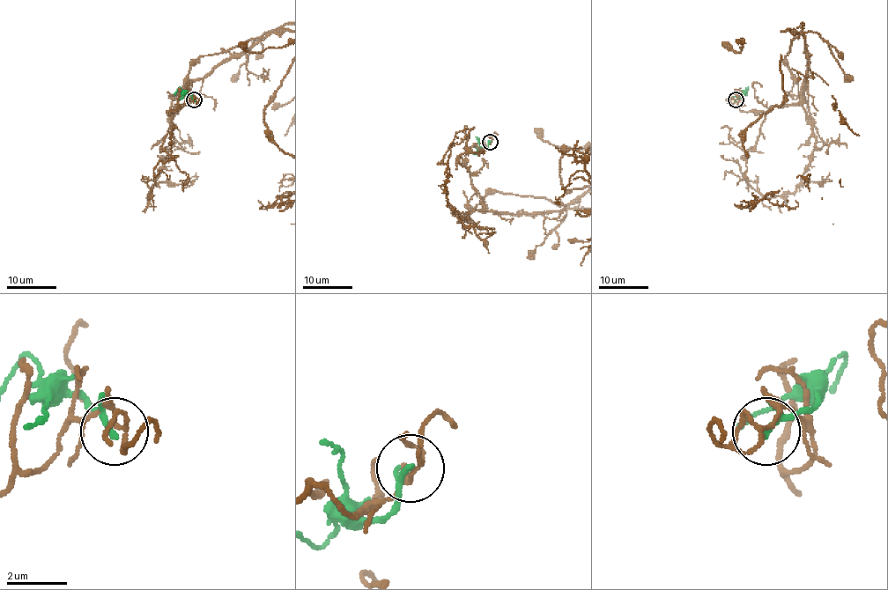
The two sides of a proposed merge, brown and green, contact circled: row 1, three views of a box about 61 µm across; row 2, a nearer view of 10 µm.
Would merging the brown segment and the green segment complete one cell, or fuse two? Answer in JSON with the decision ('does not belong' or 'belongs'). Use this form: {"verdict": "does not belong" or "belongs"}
{"verdict": "does not belong"}

